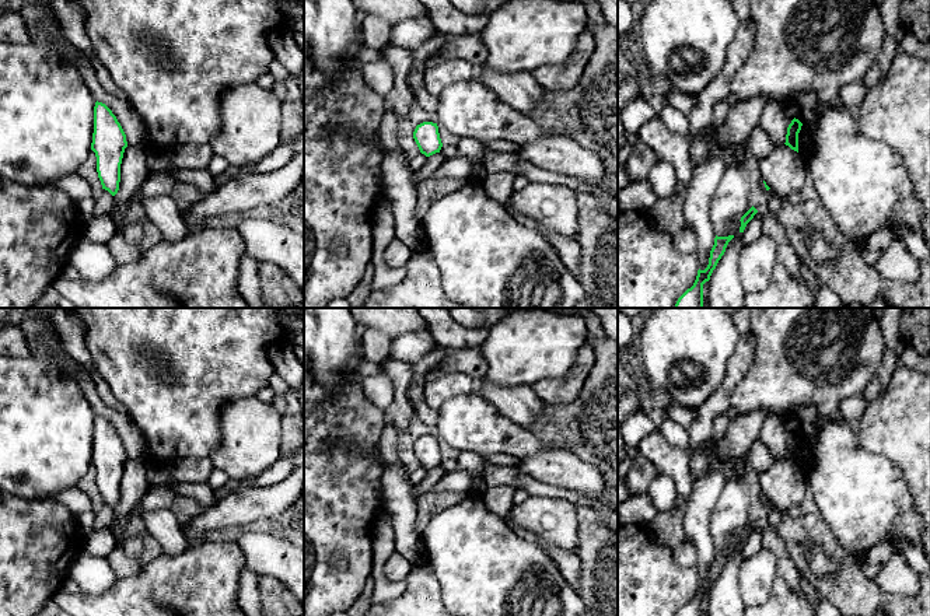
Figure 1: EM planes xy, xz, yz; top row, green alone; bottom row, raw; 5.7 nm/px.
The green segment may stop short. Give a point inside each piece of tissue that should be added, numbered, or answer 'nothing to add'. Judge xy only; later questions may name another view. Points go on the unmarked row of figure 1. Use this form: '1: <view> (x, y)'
nothing to add

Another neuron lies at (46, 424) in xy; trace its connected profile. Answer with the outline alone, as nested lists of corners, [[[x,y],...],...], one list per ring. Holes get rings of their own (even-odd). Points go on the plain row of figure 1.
[[[0,356],[0,490],[25,500],[43,500],[52,498],[67,489],[77,487],[78,482],[87,475],[91,466],[95,416],[78,382],[60,365],[34,356],[25,358]]]

